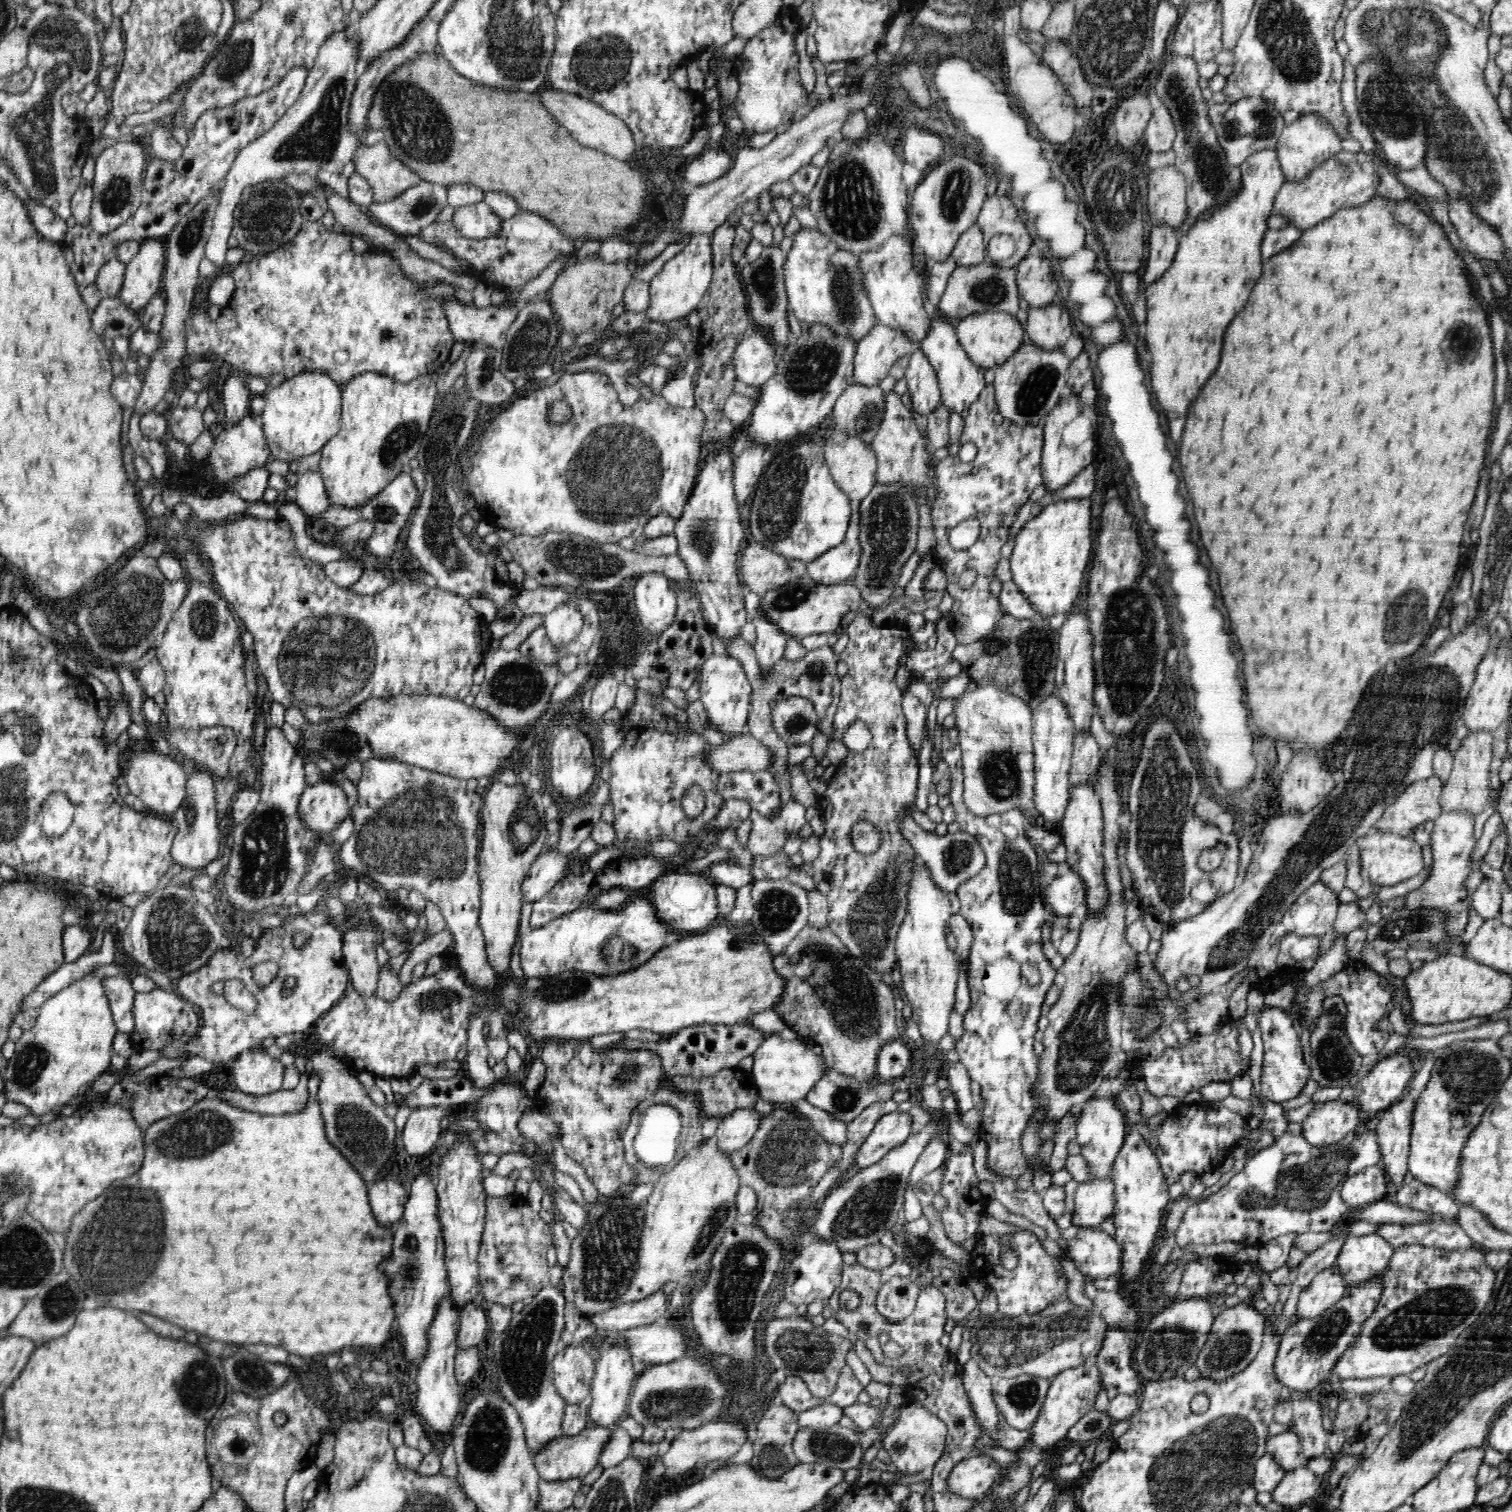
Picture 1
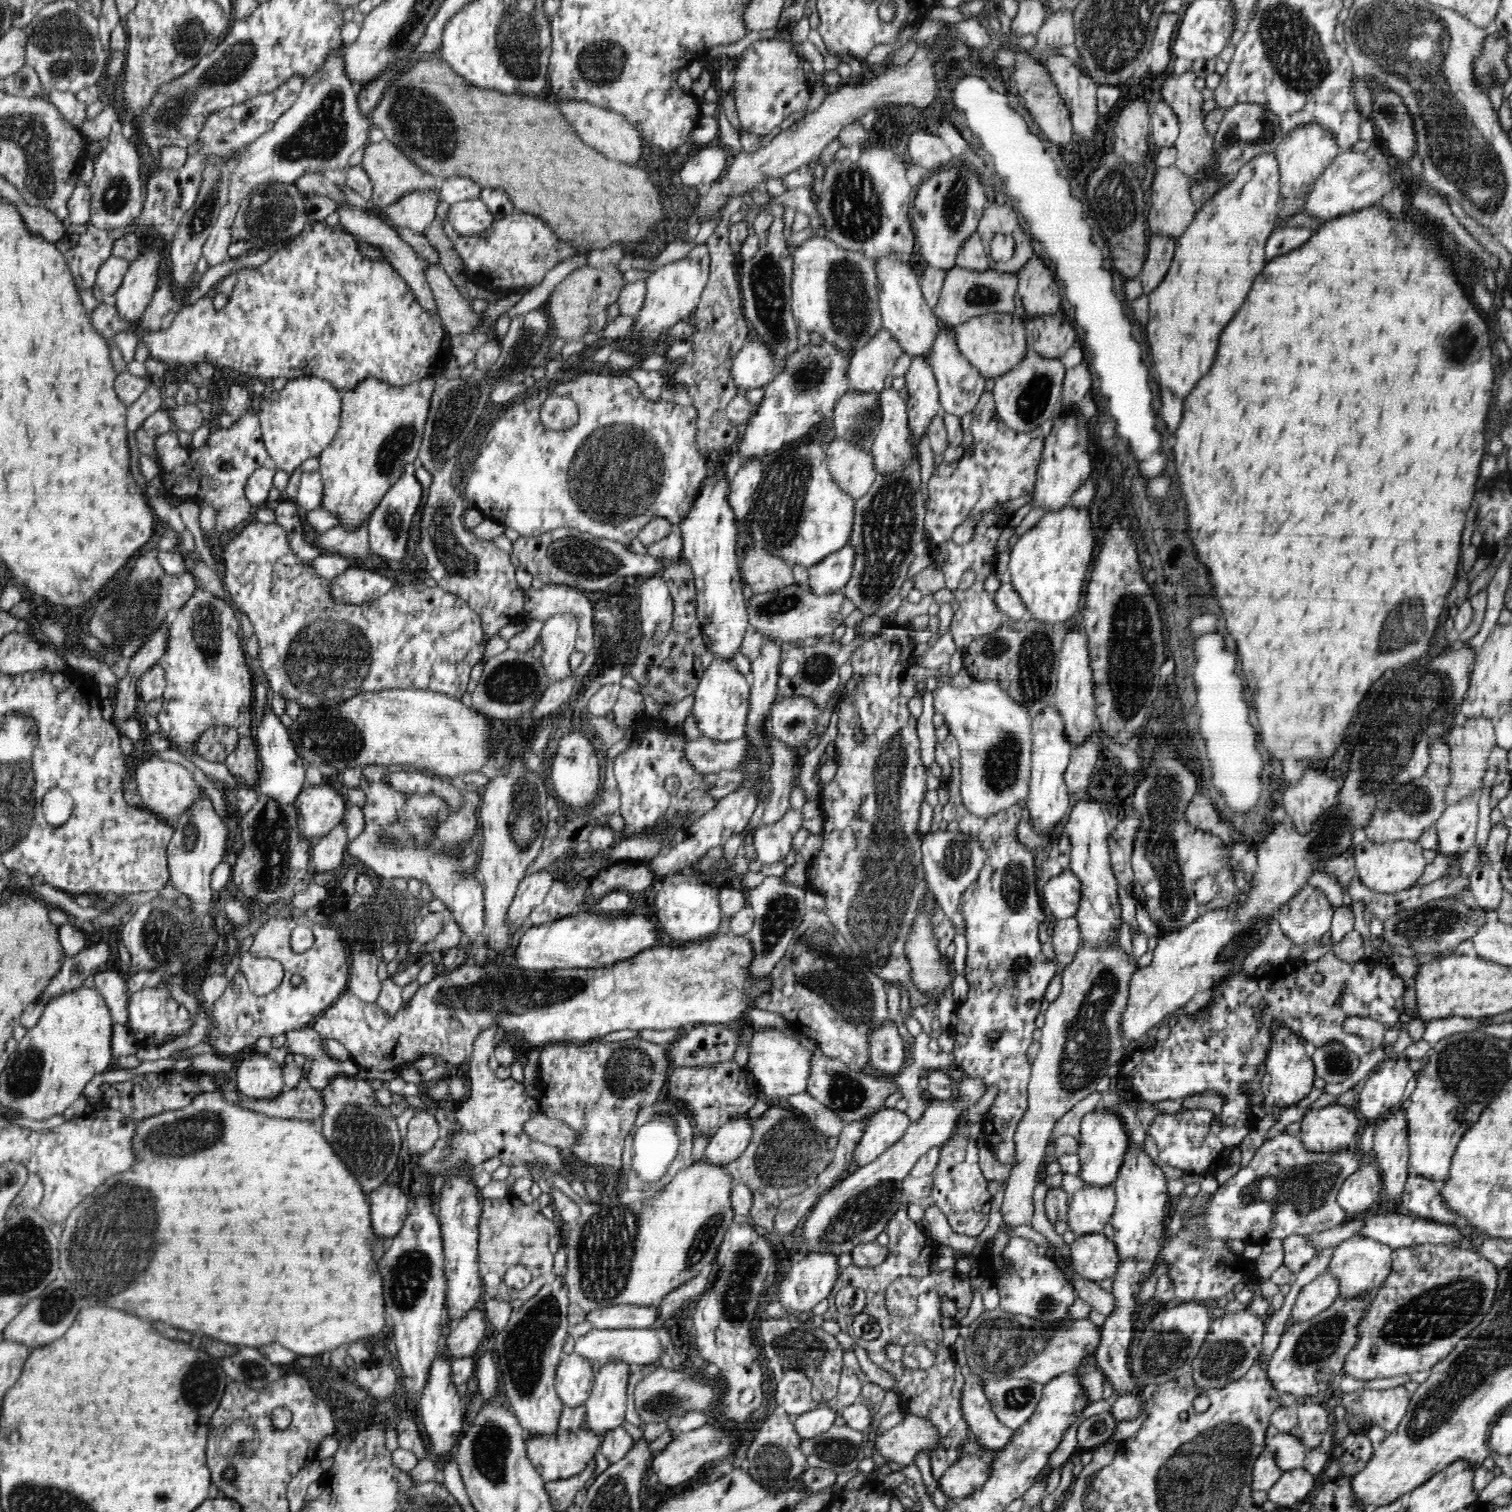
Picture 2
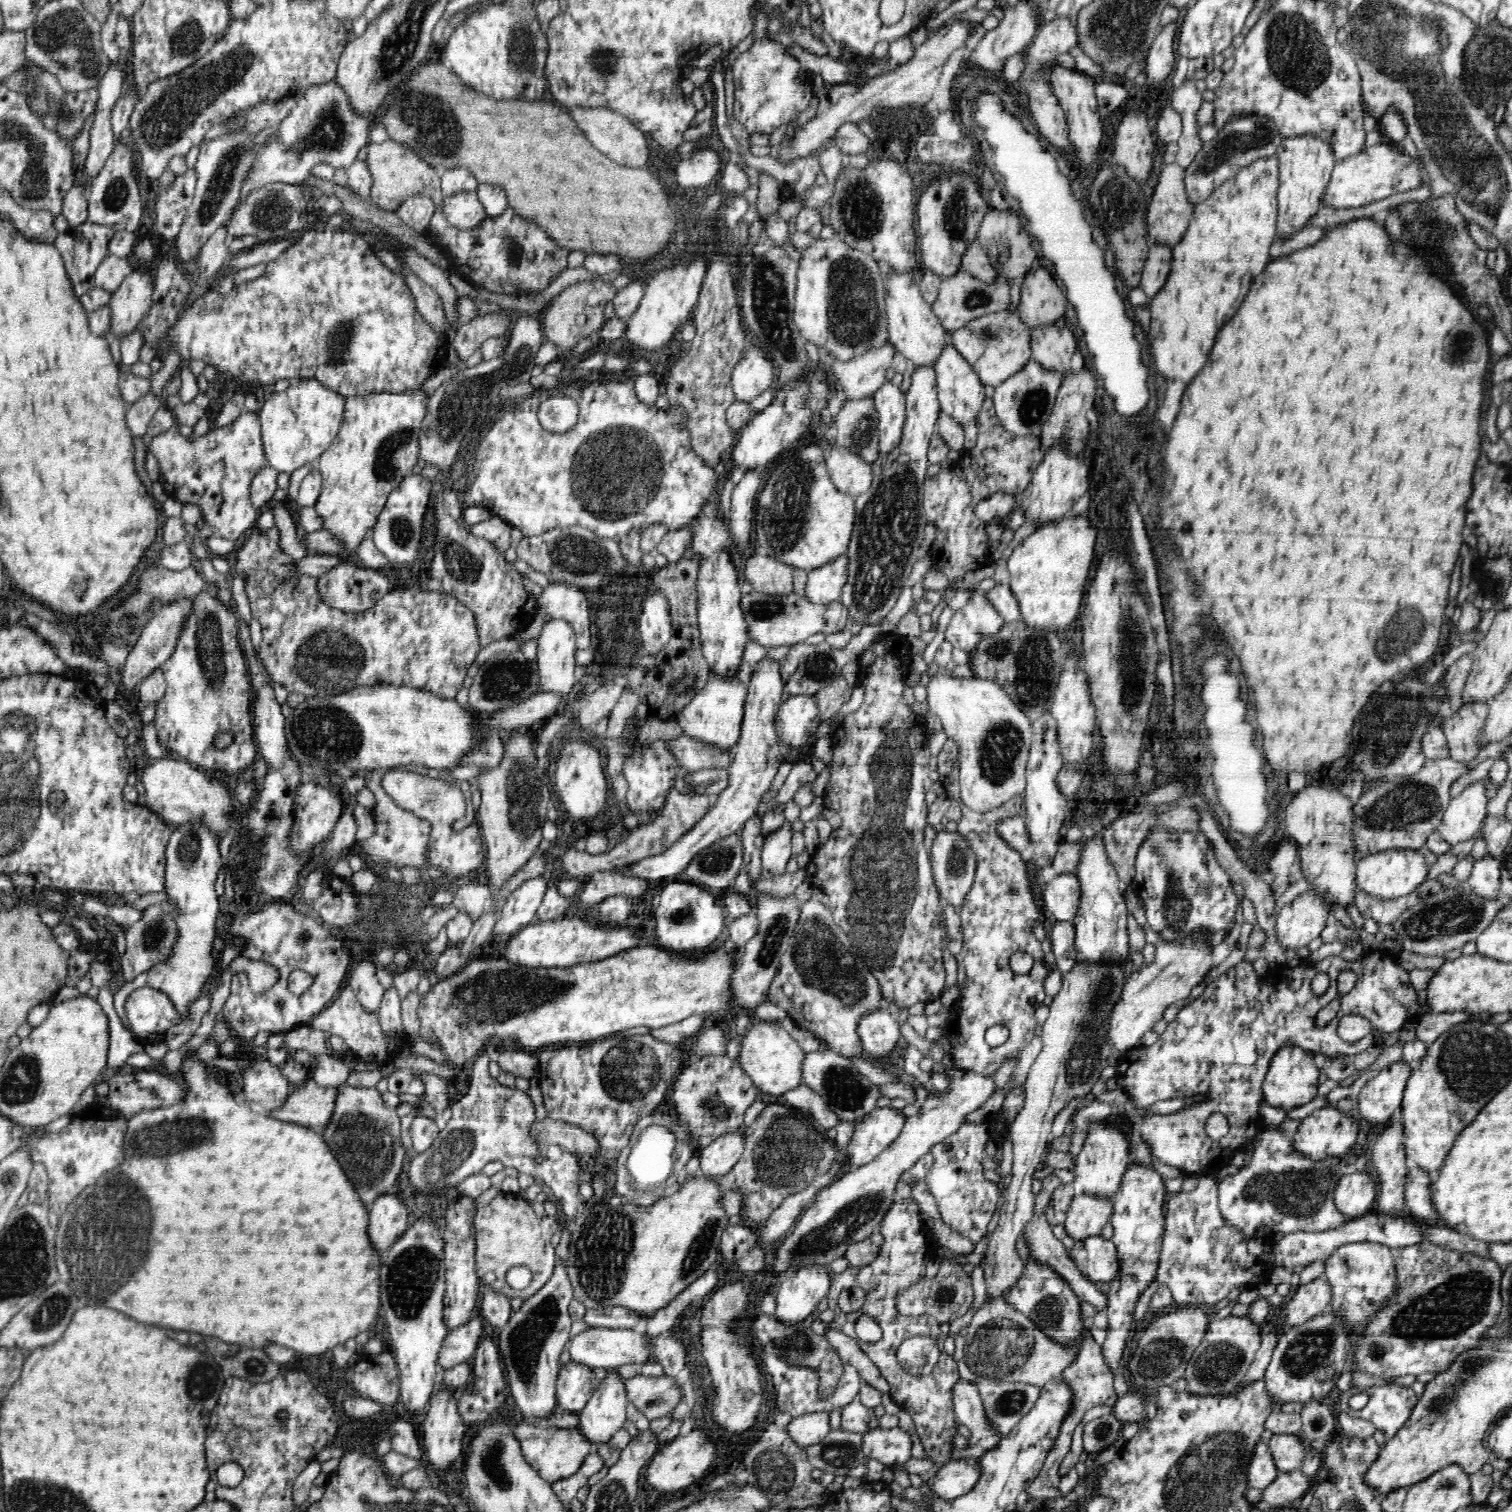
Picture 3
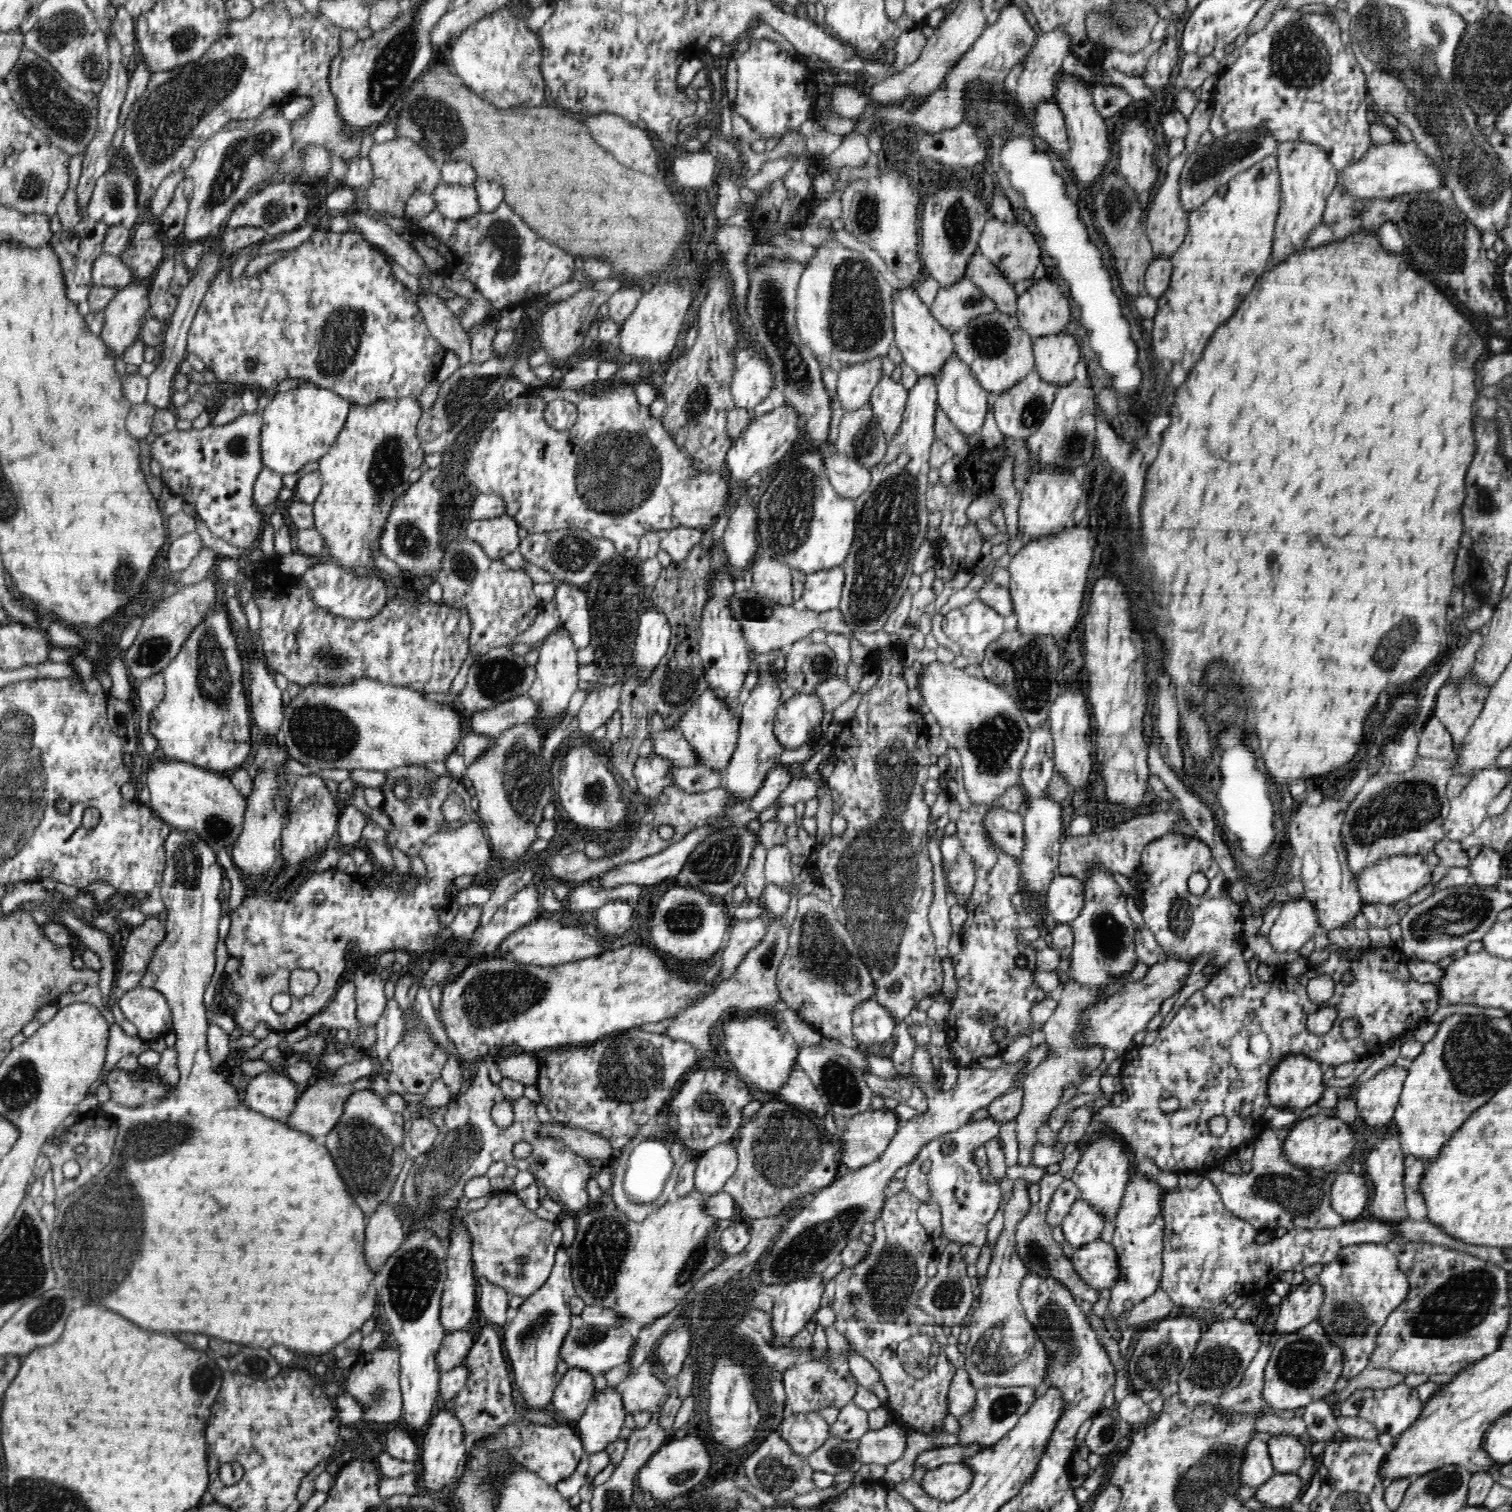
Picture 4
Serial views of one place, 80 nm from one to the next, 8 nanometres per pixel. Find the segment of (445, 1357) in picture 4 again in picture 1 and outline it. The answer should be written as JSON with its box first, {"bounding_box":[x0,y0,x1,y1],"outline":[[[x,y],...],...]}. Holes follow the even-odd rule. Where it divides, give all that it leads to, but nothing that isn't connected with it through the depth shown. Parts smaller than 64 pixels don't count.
{"bounding_box":[456,1301,488,1350],"outline":[[[481,1301],[470,1302],[462,1309],[458,1309],[459,1329],[456,1334],[456,1350],[477,1347],[486,1336],[488,1328],[487,1309]]]}

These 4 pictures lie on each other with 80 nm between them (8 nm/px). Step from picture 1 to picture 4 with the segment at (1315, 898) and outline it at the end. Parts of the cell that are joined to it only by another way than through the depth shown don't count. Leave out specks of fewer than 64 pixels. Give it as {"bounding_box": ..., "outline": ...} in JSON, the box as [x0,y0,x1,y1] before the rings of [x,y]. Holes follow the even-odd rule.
{"bounding_box":[1267,897,1319,953],"outline":[[[1303,897],[1282,907],[1267,937],[1276,953],[1294,952],[1309,942],[1319,927],[1315,907]]]}

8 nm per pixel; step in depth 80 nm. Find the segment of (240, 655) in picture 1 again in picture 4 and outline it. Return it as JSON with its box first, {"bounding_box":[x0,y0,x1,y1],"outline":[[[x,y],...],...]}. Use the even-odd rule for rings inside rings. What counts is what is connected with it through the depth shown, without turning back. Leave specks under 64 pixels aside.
{"bounding_box":[149,610,252,773],"outline":[[[222,610],[208,611],[189,634],[180,652],[161,672],[165,680],[163,699],[149,713],[149,732],[156,738],[160,758],[196,765],[216,773],[239,769],[252,756],[251,705],[242,682],[244,667],[232,628],[235,623]]]}

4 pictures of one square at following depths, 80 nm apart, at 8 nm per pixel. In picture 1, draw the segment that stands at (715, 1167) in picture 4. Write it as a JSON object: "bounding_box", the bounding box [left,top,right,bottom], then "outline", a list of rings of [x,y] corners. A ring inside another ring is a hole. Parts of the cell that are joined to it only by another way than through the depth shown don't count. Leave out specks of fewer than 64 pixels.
{"bounding_box":[715,1108,763,1153],"outline":[[[739,1108],[726,1115],[718,1124],[715,1138],[724,1153],[736,1152],[746,1146],[757,1130],[763,1115],[754,1108]]]}

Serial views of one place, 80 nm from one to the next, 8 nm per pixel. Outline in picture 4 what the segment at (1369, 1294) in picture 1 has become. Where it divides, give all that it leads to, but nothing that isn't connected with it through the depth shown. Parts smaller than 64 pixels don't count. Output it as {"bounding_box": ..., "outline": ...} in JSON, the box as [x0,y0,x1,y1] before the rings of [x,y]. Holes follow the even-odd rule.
{"bounding_box":[1263,1319,1343,1410],"outline":[[[1314,1319],[1308,1326],[1290,1334],[1273,1337],[1273,1352],[1265,1369],[1263,1400],[1266,1407],[1276,1410],[1304,1409],[1308,1404],[1323,1400],[1335,1390],[1343,1372],[1340,1349],[1326,1337],[1320,1321]]]}

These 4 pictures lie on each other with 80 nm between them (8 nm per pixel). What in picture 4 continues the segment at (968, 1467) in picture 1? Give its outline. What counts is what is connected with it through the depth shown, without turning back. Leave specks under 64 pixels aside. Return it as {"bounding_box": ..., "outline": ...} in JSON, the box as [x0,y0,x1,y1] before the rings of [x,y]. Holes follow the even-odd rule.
{"bounding_box":[920,1463,972,1502],"outline":[[[944,1463],[926,1471],[920,1484],[932,1498],[950,1502],[968,1490],[972,1484],[972,1471],[968,1465]]]}

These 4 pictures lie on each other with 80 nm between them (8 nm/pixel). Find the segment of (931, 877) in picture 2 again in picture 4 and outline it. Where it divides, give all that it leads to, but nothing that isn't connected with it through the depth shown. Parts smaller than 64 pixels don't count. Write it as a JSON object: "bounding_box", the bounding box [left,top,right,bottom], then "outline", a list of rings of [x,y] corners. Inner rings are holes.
{"bounding_box":[939,835,976,906],"outline":[[[944,835],[939,846],[946,885],[954,893],[958,905],[965,906],[976,884],[973,858],[955,835]]]}

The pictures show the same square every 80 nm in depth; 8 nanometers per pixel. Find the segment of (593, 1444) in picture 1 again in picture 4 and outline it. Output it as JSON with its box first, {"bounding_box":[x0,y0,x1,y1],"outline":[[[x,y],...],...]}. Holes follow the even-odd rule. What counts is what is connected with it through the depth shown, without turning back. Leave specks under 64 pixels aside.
{"bounding_box":[478,1419,585,1486],"outline":[[[514,1419],[504,1428],[496,1429],[488,1440],[480,1440],[478,1446],[492,1446],[494,1450],[508,1448],[512,1458],[518,1462],[514,1465],[520,1465],[520,1468],[526,1468],[536,1473],[553,1486],[568,1478],[576,1470],[585,1453],[580,1436],[567,1424],[544,1425],[524,1419]]]}

